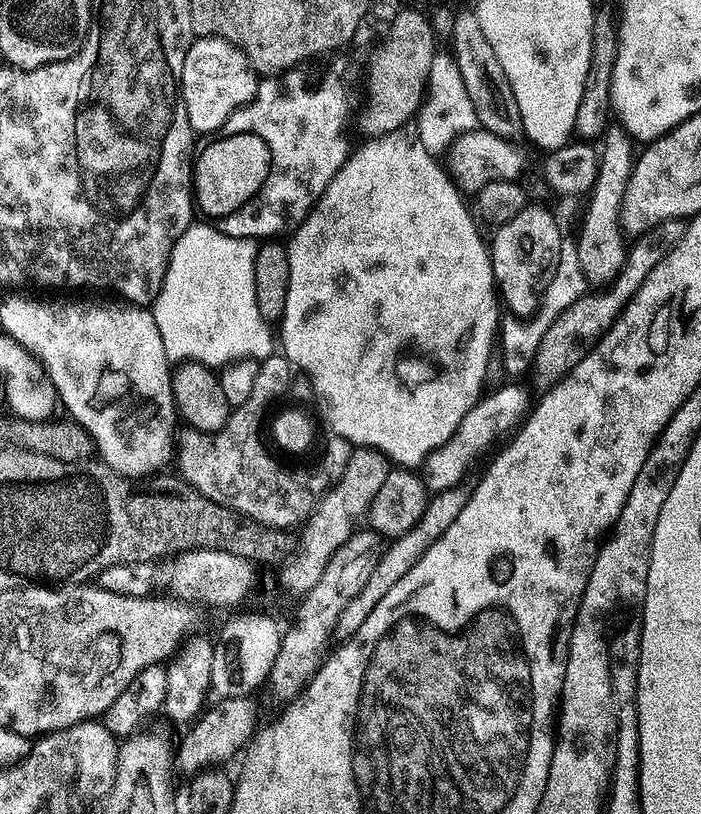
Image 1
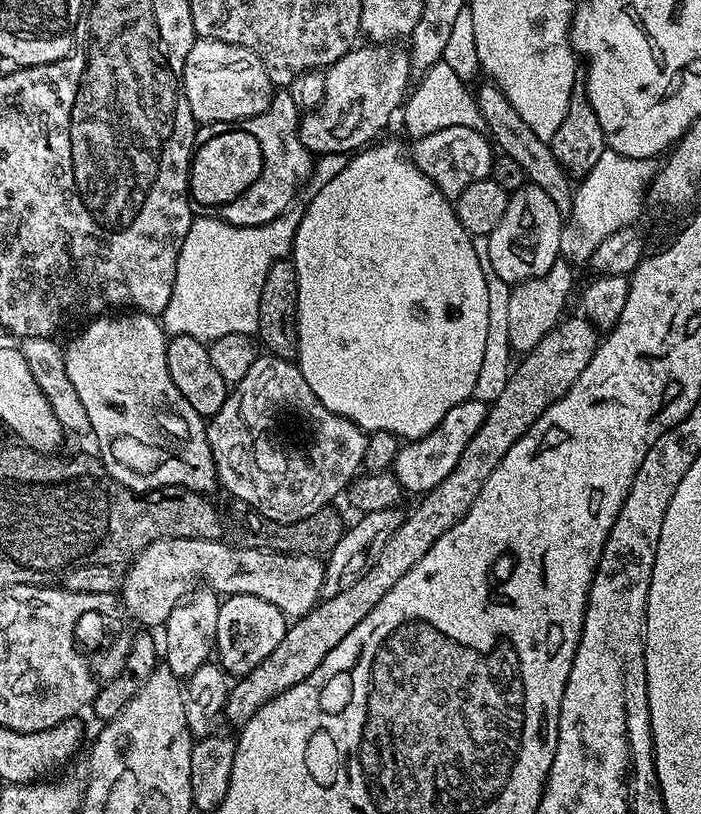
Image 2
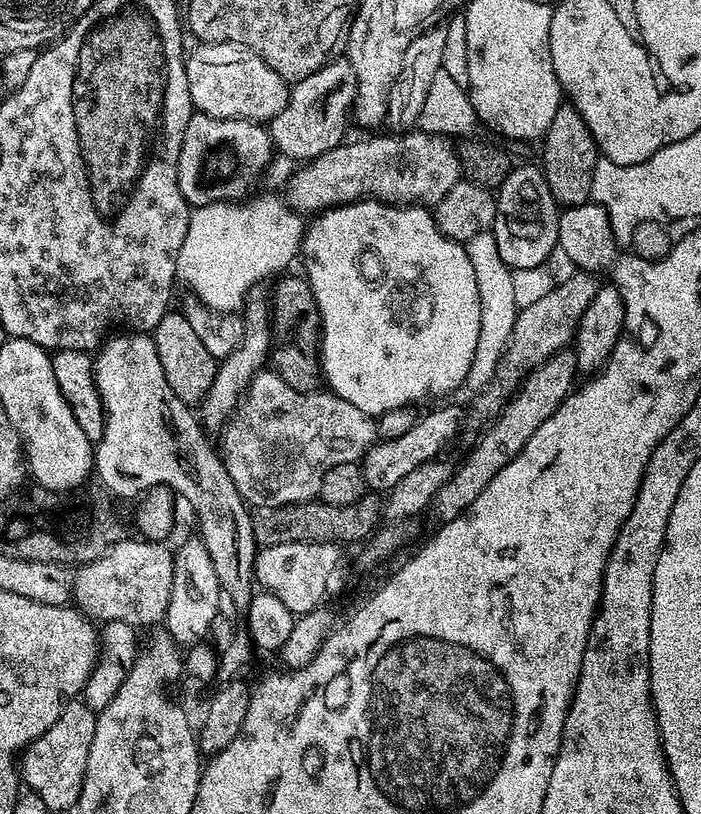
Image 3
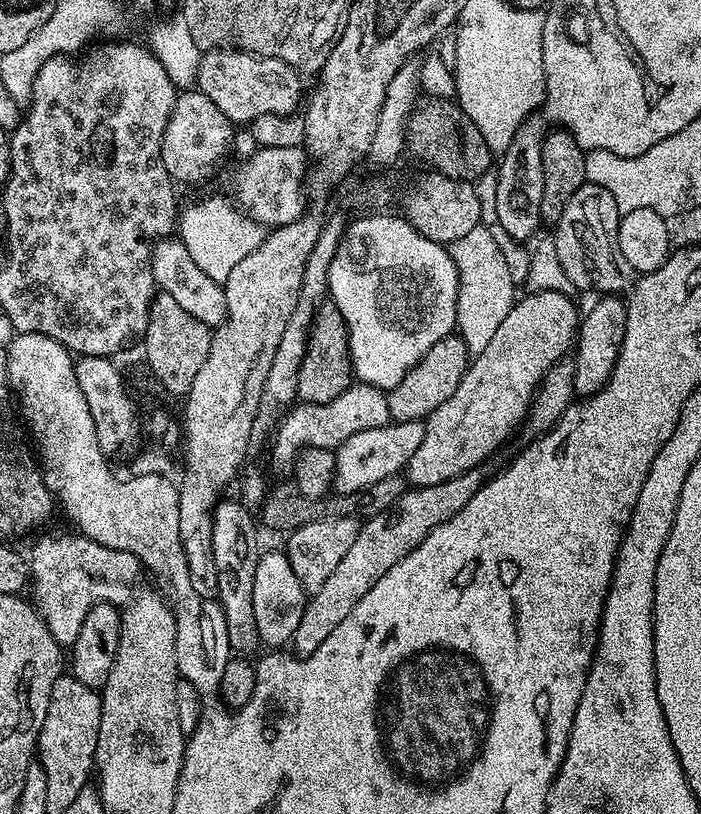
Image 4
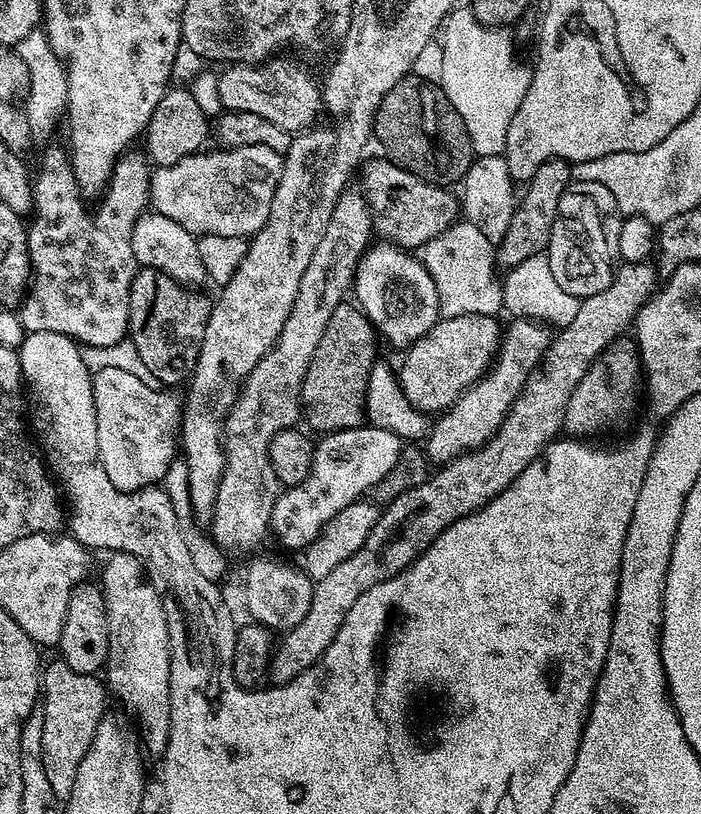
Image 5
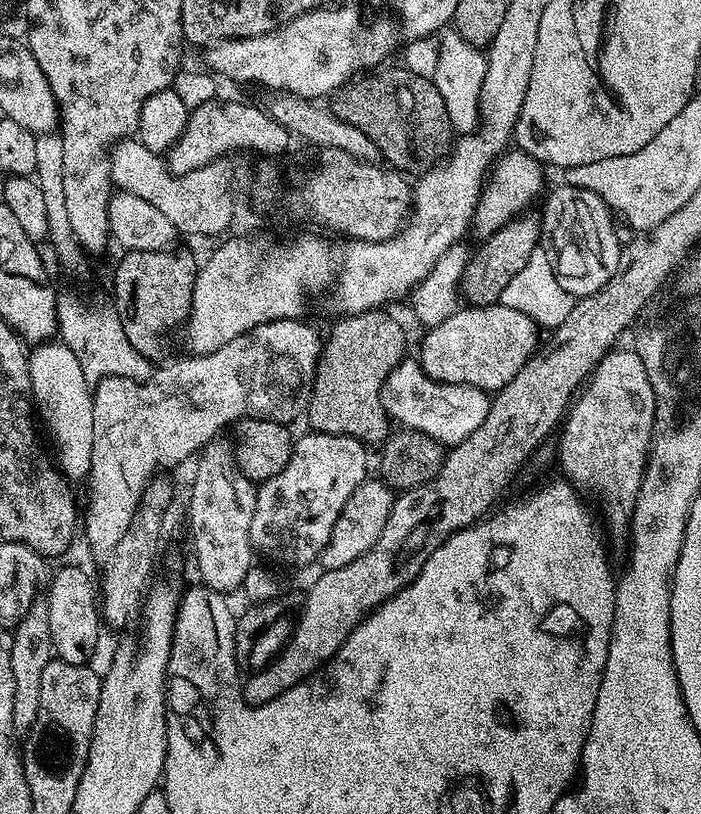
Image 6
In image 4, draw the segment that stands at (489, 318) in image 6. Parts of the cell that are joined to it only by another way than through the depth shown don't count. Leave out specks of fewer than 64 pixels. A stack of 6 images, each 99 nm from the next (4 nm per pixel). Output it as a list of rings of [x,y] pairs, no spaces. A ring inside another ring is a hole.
[[[453,334],[444,338],[442,342],[436,342],[410,369],[406,378],[398,382],[398,386],[387,389],[389,417],[397,424],[427,420],[431,412],[438,410],[438,406],[442,406],[442,402],[446,402],[446,398],[450,398],[454,390],[458,390],[458,382],[462,382],[469,363],[467,346],[459,335]]]

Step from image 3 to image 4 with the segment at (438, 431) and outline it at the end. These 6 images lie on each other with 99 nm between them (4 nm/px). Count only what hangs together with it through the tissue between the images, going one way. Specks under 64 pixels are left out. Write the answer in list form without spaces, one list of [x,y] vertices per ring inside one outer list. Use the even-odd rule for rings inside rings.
[[[415,420],[401,424],[390,422],[381,428],[350,434],[350,438],[346,438],[346,442],[342,442],[334,452],[336,456],[335,491],[344,492],[340,494],[360,494],[370,486],[374,486],[374,482],[382,482],[382,478],[403,473],[410,462],[410,454],[414,454],[414,450],[418,450],[418,445],[422,442],[423,433],[424,421]]]

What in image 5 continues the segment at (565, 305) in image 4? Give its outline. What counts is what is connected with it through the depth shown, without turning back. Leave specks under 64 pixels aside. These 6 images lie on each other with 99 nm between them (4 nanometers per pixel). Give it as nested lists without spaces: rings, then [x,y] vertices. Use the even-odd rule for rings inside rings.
[[[516,318],[511,321],[512,325],[503,329],[500,337],[500,349],[496,351],[496,358],[492,367],[485,372],[480,380],[475,380],[466,391],[463,392],[451,406],[444,409],[435,417],[434,423],[426,433],[426,455],[433,465],[443,466],[456,460],[460,456],[466,456],[481,448],[492,435],[502,426],[506,414],[514,406],[518,394],[526,386],[533,370],[539,366],[540,360],[546,354],[546,350],[552,345],[553,333],[539,320],[525,320]]]

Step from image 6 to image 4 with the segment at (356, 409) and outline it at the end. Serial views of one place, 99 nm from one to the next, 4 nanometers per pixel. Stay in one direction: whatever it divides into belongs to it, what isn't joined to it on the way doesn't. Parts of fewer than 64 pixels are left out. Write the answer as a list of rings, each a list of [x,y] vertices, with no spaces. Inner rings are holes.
[[[325,302],[316,309],[316,319],[312,321],[312,330],[308,333],[308,349],[298,370],[297,397],[305,404],[326,404],[341,396],[353,380],[352,360],[348,357],[348,327],[335,304]]]

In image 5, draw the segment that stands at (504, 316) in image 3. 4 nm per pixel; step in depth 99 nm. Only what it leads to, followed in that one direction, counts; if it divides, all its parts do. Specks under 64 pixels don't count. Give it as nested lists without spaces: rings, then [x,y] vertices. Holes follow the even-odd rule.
[[[458,220],[438,238],[424,245],[420,259],[434,279],[442,318],[493,316],[503,309],[503,285],[498,279],[495,249],[495,245],[479,231],[478,226],[465,220]]]

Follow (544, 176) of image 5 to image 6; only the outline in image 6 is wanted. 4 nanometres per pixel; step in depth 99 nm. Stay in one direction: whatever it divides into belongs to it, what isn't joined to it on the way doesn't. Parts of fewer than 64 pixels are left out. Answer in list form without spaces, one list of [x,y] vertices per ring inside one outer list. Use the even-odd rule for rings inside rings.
[[[532,210],[525,211],[519,218],[499,228],[493,236],[483,237],[481,244],[484,245],[471,253],[459,286],[459,295],[469,305],[481,308],[500,303],[500,295],[502,290],[506,290],[510,278],[514,278],[514,274],[518,274],[518,270],[530,262],[530,254],[538,251],[539,244],[536,243],[542,240],[542,220],[534,213]]]

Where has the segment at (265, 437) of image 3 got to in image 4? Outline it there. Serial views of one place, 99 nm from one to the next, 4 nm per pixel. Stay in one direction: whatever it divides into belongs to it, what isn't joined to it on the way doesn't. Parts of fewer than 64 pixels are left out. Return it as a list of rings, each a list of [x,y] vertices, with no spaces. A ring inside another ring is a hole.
[[[353,383],[341,396],[326,404],[297,403],[283,413],[282,419],[275,425],[276,456],[280,460],[291,461],[305,448],[340,447],[350,434],[362,430],[374,430],[390,423],[388,414],[388,397],[385,389],[375,388],[369,384]]]

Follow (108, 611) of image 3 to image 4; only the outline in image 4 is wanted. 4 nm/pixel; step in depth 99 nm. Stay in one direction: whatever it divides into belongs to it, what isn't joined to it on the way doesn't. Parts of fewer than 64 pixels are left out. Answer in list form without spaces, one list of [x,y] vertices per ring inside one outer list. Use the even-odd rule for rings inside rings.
[[[79,534],[44,536],[27,557],[31,603],[46,622],[54,642],[70,646],[82,630],[82,621],[94,604],[127,606],[137,591],[142,565],[134,554],[102,546]]]

